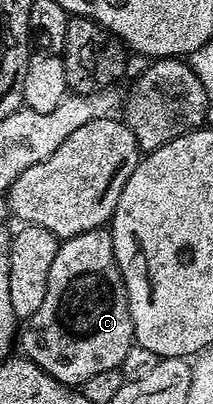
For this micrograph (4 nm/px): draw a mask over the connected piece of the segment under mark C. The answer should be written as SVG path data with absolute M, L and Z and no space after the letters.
M95 228L86 234L78 234L77 236L67 237L61 243L58 254L54 254L54 262L50 265L50 278L46 282L46 298L42 302L42 306L38 306L38 314L34 314L26 322L25 330L22 332L22 344L24 340L23 355L29 360L33 360L38 367L46 370L46 374L50 374L54 378L58 378L58 382L70 384L73 386L82 386L86 382L86 378L91 378L94 374L99 374L102 370L114 370L120 367L122 358L126 358L126 350L130 350L134 343L134 326L130 318L130 302L126 298L126 286L124 279L118 268L118 262L115 258L114 246L112 245L112 233L104 228Z

